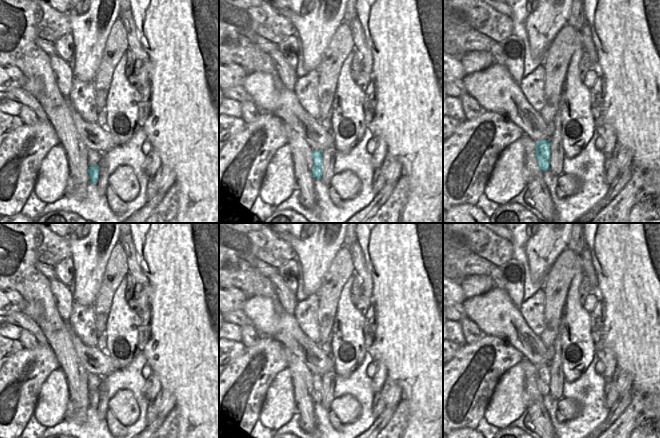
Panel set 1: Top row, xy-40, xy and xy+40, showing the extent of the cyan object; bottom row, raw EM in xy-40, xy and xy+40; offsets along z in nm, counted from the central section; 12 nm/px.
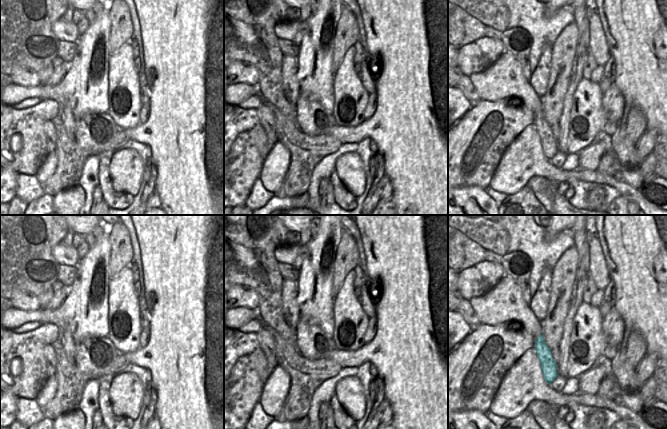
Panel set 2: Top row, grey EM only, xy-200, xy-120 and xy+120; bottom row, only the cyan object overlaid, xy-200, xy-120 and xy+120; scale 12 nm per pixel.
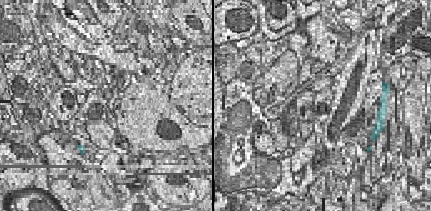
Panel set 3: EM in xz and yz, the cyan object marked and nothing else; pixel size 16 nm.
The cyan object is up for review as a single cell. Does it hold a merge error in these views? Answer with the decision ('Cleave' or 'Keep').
Cleave

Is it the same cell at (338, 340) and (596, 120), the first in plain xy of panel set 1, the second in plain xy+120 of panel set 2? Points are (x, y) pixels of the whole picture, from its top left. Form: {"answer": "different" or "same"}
{"answer": "same"}

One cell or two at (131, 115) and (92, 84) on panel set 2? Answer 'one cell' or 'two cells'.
two cells

